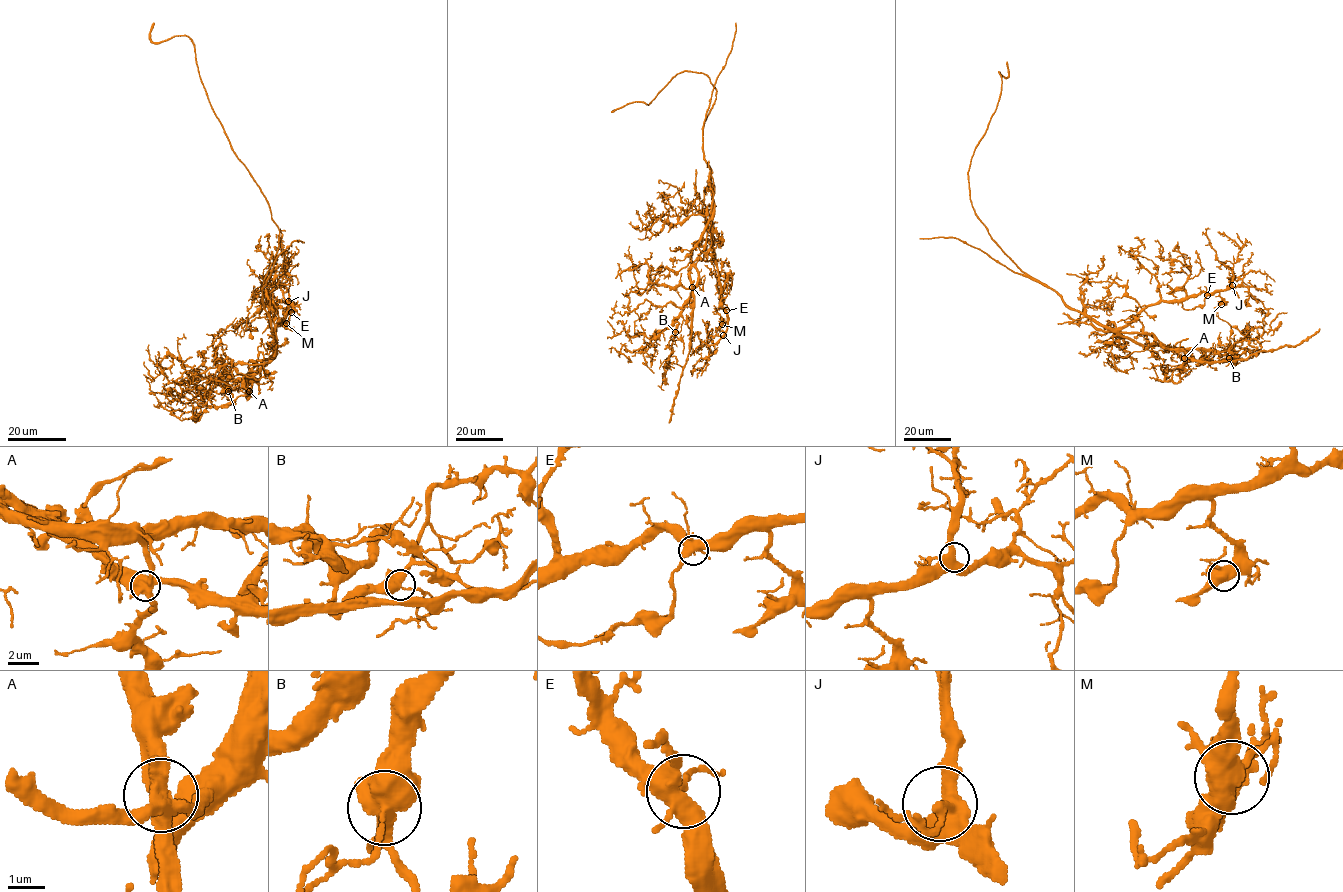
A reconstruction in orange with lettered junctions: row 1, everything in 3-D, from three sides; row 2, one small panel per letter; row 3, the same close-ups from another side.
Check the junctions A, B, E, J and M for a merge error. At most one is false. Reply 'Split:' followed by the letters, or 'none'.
Split: A

